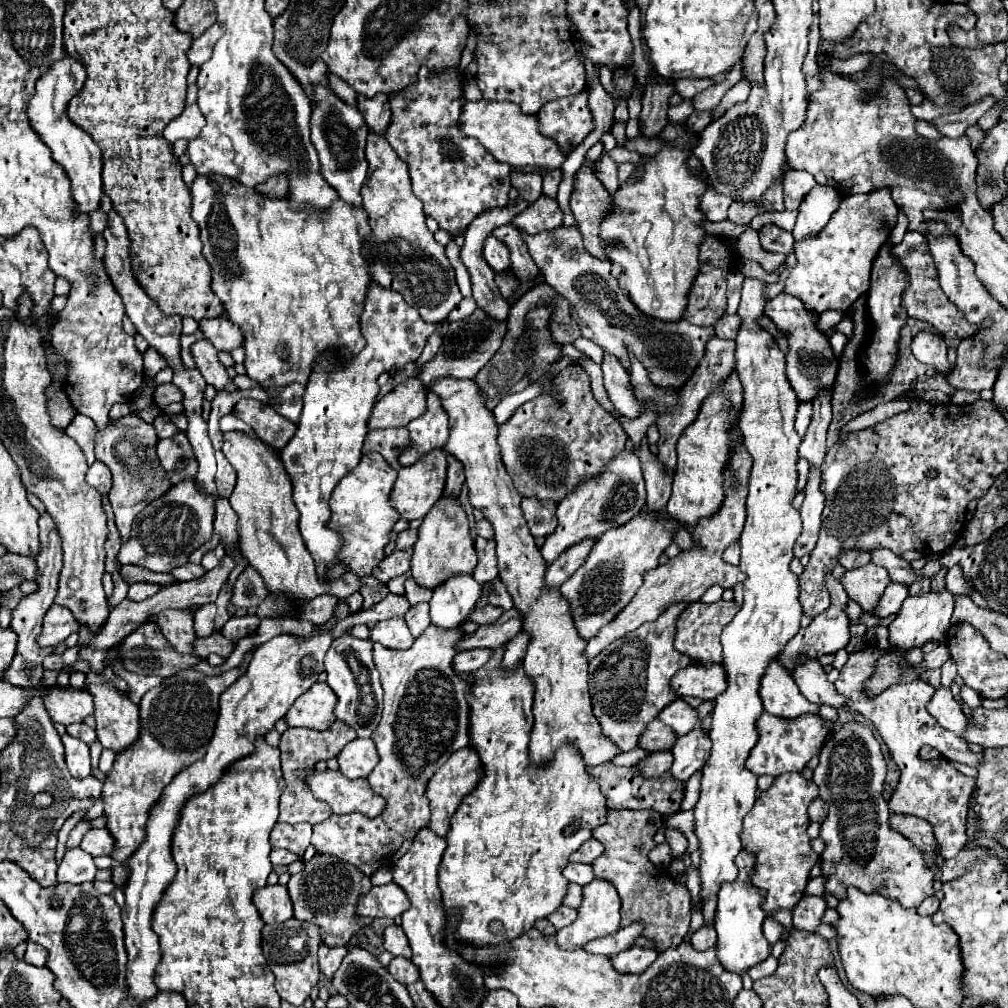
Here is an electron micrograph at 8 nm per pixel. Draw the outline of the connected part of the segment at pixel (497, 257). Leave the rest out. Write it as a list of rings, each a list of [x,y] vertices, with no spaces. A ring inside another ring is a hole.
[[[489,235],[489,237],[485,239],[483,257],[485,257],[485,261],[493,267],[495,273],[509,271],[509,265],[511,265],[509,249],[507,249],[507,245],[505,245],[501,239],[497,239],[495,235]]]

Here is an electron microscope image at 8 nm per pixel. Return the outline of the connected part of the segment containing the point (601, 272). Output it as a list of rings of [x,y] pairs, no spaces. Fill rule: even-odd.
[[[565,227],[527,235],[519,231],[523,241],[529,247],[533,261],[537,263],[545,283],[549,283],[557,293],[561,293],[573,305],[573,317],[581,329],[581,335],[595,341],[603,351],[619,357],[621,365],[629,371],[627,349],[631,349],[639,361],[649,369],[655,385],[673,385],[683,387],[693,371],[693,365],[701,359],[705,351],[705,341],[715,333],[713,327],[697,327],[687,323],[685,319],[677,323],[653,321],[645,317],[631,301],[625,297],[625,291],[617,285],[617,279],[611,275],[611,263],[601,261],[587,253],[581,241],[581,233],[577,227]]]

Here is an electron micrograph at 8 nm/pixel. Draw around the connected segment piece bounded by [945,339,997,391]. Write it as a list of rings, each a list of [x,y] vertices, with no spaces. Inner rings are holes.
[[[963,339],[957,347],[955,367],[947,373],[945,379],[955,389],[981,391],[993,387],[997,373],[995,369],[985,369],[981,365],[981,345],[973,345],[969,339]]]

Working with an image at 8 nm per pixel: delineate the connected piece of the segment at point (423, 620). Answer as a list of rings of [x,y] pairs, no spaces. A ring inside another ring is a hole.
[[[419,603],[415,607],[409,609],[409,613],[405,615],[405,621],[413,633],[413,637],[419,637],[425,627],[431,623],[431,617],[429,617],[429,603]]]

